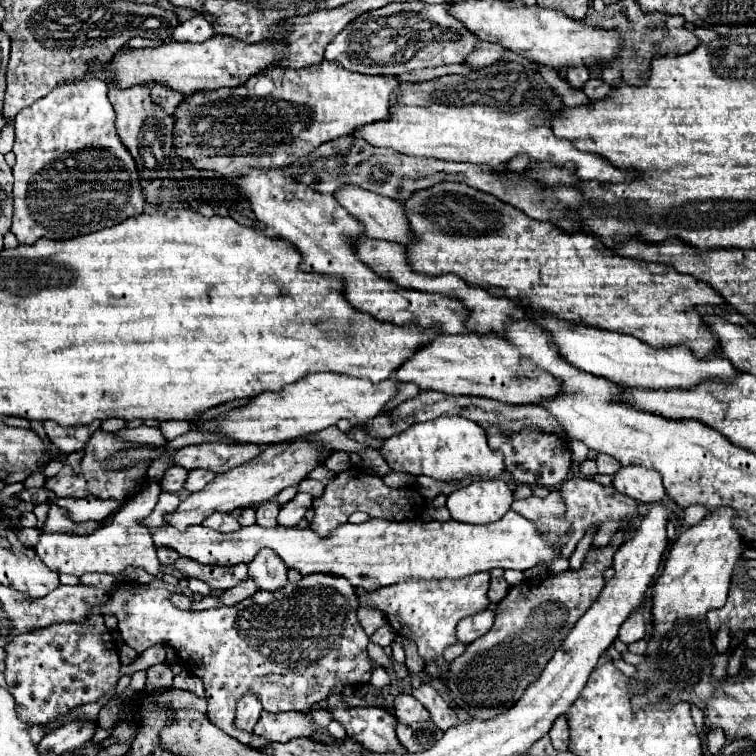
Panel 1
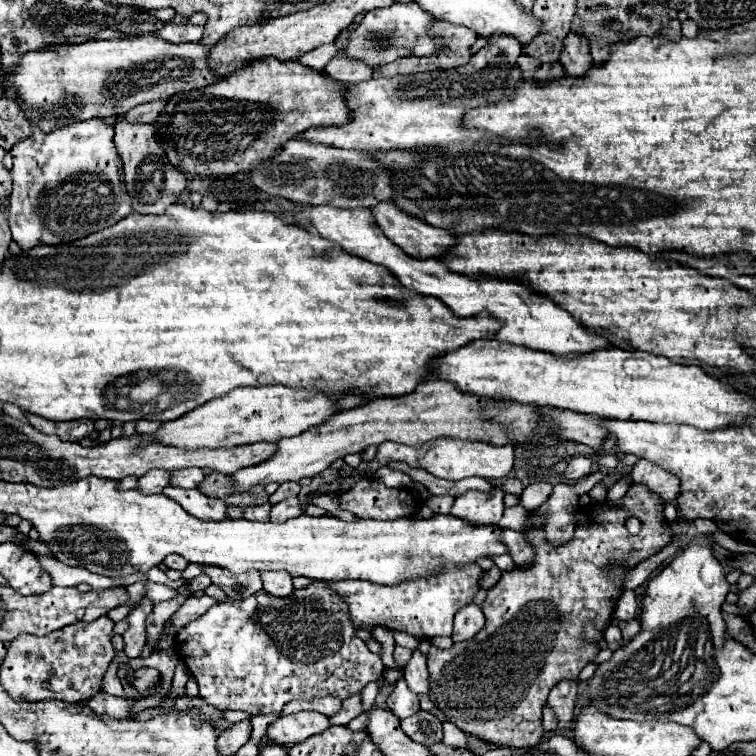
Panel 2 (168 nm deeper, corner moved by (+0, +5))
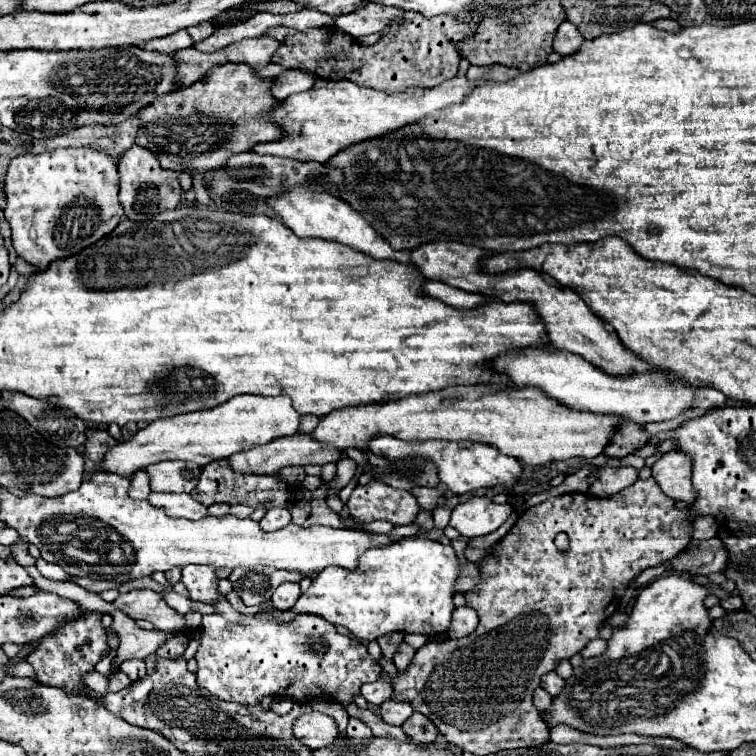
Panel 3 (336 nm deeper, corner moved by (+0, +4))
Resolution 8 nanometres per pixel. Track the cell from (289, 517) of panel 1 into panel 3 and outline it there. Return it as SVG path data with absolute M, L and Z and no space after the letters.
M274 507L266 511L266 515L260 521L260 527L264 531L276 531L286 527L288 523L290 523L290 511L286 507Z

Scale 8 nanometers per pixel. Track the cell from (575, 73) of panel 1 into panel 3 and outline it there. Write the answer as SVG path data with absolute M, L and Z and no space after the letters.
M566 19L566 21L558 27L558 31L556 31L556 35L554 35L554 51L560 53L562 57L572 55L572 53L576 53L576 51L580 49L582 41L584 41L584 37L580 35L580 31Z

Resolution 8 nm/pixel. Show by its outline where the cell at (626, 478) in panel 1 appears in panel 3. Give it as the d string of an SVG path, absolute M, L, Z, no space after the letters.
M670 451L652 465L652 477L674 501L692 503L696 489L692 485L692 461L684 451Z

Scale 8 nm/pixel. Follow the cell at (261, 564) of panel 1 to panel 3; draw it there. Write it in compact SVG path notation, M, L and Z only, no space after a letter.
M284 583L284 585L280 585L280 587L274 591L272 603L274 603L276 609L288 611L288 609L294 607L294 603L298 601L298 597L300 597L300 587L298 587L296 583Z

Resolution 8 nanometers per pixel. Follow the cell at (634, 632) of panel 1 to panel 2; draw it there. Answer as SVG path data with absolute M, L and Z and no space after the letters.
M624 590L618 604L616 604L616 610L614 610L614 620L618 622L630 622L634 620L638 614L638 604L636 604L636 596L632 590Z

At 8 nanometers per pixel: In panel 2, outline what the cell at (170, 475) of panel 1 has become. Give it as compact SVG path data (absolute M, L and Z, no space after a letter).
M150 470L146 476L138 478L138 488L144 494L158 494L166 486L170 486L170 476L172 476L172 472L168 472L168 470Z

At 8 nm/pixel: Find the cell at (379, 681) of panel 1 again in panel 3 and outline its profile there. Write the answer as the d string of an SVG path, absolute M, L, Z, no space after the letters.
M350 719L348 729L346 729L346 737L352 737L352 741L366 741L372 737L372 731L368 725L364 725L358 719Z

